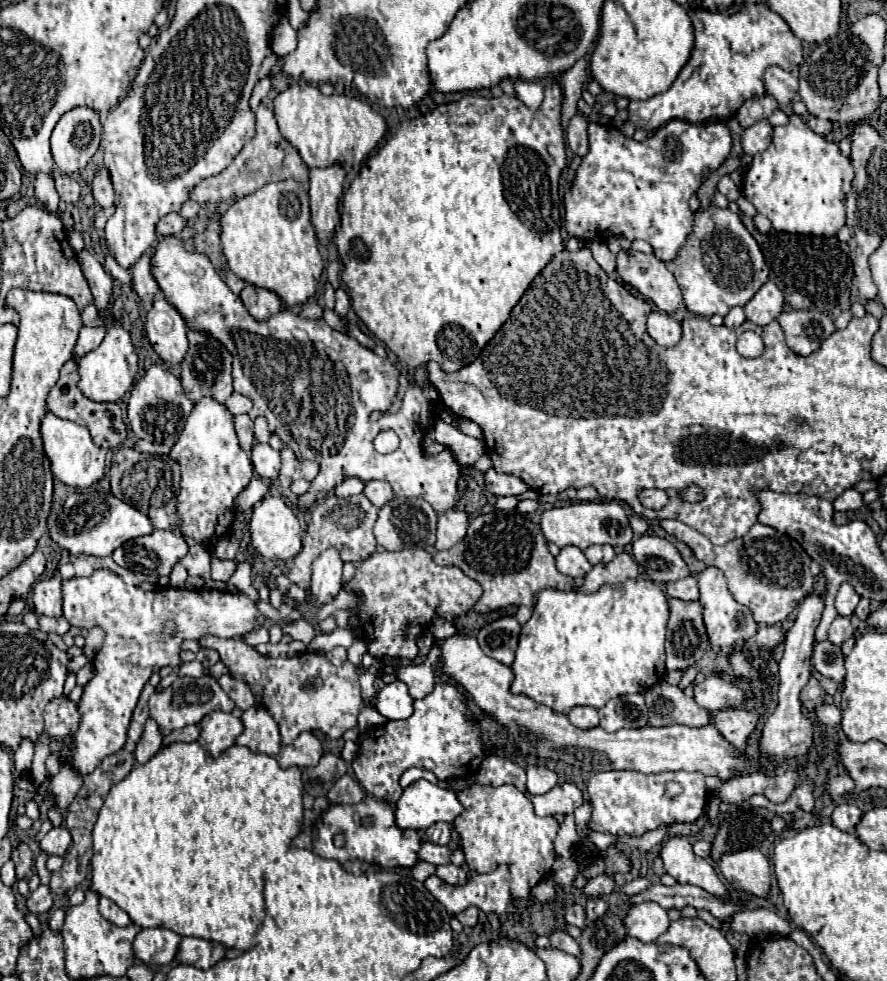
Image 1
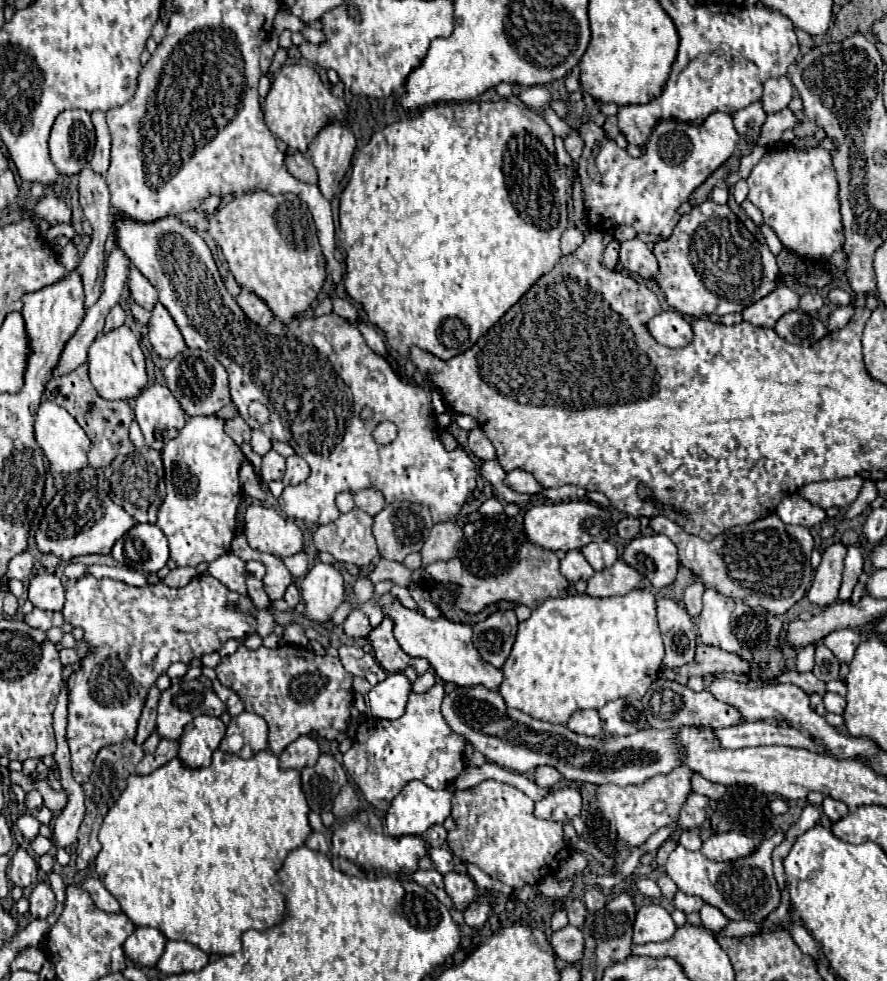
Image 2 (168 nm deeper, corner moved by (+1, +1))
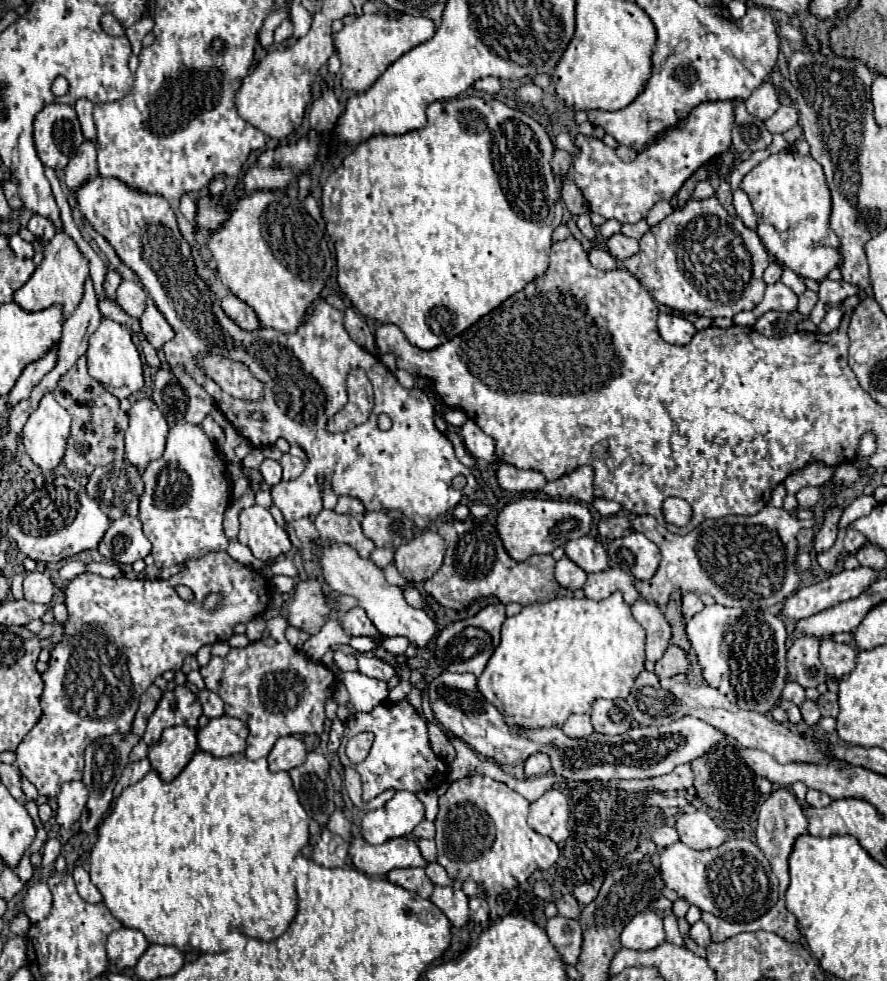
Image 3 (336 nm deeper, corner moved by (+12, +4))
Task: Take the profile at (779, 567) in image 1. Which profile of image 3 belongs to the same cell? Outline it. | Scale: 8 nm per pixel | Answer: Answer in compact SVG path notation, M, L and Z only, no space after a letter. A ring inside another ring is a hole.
M774 505L764 507L760 513L752 517L738 517L728 515L720 519L708 519L704 521L696 531L690 531L688 535L674 535L664 525L658 525L652 515L638 515L632 519L632 529L638 533L644 533L652 543L656 543L662 551L662 561L656 571L656 575L648 581L636 581L636 589L640 591L642 599L654 601L658 605L666 605L668 597L674 589L680 589L682 593L692 591L700 593L706 603L720 603L726 607L758 607L766 609L780 601L784 601L788 595L792 595L800 585L800 575L796 569L796 551L798 541L796 535L804 527L804 521L796 519L784 509L776 509Z

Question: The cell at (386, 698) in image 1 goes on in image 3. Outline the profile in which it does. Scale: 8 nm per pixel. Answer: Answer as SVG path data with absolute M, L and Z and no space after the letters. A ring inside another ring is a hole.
M334 669L336 677L346 685L350 693L350 703L356 711L372 711L376 705L384 703L388 697L388 685L380 679L370 679L360 673L348 673Z

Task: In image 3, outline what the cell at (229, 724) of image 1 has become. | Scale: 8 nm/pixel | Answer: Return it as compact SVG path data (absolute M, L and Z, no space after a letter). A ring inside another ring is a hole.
M176 725L162 733L160 741L148 751L152 769L160 773L164 781L172 781L198 751L198 729L188 725Z

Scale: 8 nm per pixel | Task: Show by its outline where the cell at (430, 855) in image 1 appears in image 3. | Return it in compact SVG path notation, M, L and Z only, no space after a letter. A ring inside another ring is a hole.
M436 861L426 865L426 875L428 875L430 881L436 883L436 885L450 885L450 883L452 883L450 877L448 877L448 873L446 873L446 869L440 867Z

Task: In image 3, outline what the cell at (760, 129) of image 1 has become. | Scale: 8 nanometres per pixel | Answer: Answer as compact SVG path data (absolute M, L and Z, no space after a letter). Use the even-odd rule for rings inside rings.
M780 105L780 109L770 119L764 121L764 125L770 133L784 133L790 127L794 127L796 123L798 123L798 111L794 105Z

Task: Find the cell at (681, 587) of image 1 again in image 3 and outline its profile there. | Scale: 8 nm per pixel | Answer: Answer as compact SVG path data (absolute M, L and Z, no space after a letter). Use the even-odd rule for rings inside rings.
M684 593L682 595L682 613L684 613L684 619L690 619L694 613L698 613L702 609L704 609L704 603L696 597L696 593Z

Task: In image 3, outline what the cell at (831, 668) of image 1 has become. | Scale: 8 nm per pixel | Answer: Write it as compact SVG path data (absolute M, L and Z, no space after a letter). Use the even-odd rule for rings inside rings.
M804 635L792 643L788 649L788 675L798 681L804 689L818 687L826 681L826 669L818 657L820 639L814 635Z

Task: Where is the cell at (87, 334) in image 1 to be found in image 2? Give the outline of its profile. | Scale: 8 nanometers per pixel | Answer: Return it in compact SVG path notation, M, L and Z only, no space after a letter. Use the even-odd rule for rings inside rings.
M117 304L117 306L113 306L113 308L111 308L111 312L109 312L109 316L107 316L107 322L105 322L105 330L103 330L103 332L109 332L109 330L113 330L113 328L121 326L123 322L125 322L125 310L121 308L121 304Z

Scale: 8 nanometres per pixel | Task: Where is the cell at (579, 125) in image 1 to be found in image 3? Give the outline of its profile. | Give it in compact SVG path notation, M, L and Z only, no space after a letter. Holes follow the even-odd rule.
M556 149L554 151L554 157L552 157L552 171L560 177L564 177L570 169L570 163L572 163L572 155L564 149Z

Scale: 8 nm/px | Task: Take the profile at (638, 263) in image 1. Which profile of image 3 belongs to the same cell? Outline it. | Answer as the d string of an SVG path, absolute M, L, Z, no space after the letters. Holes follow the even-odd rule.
M622 233L612 235L612 237L606 241L606 245L608 245L608 253L610 253L614 259L618 259L618 261L626 261L628 257L632 257L632 255L638 253L638 241L632 239L632 237L626 237L626 235L622 235Z

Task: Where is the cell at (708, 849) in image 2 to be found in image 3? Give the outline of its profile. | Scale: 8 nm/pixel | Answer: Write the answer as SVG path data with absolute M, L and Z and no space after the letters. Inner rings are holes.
M702 809L678 815L676 829L680 841L696 851L720 847L728 839L728 833Z

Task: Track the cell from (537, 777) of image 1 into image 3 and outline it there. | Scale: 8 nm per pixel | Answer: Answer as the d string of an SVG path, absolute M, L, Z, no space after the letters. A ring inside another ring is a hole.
M532 755L526 759L524 763L524 771L528 777L538 777L538 775L546 775L550 771L550 759L546 755Z

